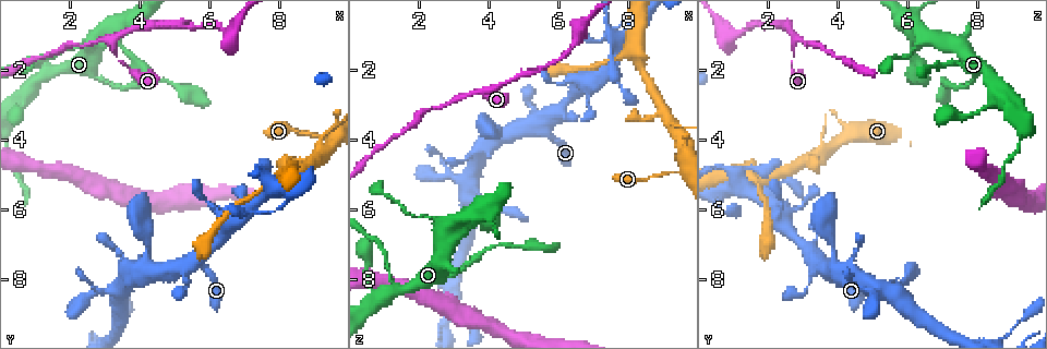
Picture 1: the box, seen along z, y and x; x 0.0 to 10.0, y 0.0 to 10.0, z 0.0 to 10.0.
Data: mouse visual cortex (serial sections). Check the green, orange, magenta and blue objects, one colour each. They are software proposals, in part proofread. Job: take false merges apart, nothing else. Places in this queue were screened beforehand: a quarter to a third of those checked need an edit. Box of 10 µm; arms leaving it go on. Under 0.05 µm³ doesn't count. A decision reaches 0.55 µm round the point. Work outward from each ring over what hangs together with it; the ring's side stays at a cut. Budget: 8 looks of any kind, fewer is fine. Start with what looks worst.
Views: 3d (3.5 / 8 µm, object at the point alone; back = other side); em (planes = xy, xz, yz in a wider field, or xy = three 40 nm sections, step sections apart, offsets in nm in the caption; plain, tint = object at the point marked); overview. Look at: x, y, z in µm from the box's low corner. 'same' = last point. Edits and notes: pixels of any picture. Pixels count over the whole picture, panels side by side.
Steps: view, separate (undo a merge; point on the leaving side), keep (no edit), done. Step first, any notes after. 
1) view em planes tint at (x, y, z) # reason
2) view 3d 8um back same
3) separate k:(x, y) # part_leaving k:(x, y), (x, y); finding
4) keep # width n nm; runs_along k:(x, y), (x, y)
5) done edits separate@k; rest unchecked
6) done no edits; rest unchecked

view 3d 8um at (3.25, 1.25, 2.70) # three arms meet

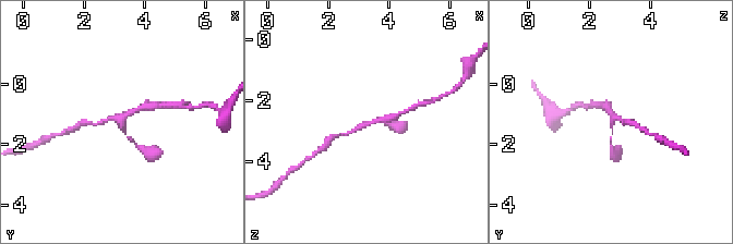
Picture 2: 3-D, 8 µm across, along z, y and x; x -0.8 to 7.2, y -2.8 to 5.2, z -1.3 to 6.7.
view em xy step 5 tint same # arms 3; arm_widths 100, 150, 200 nm; now the EM

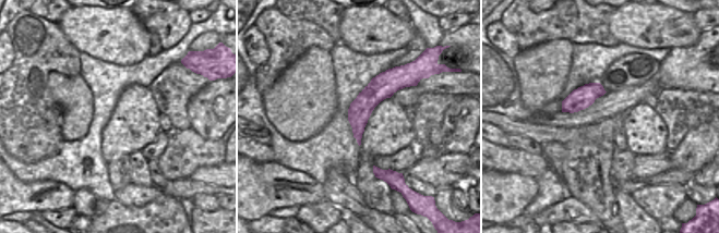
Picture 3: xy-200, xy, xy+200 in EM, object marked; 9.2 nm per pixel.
keep # runs_along 3:(405, 82), (359, 111), (358, 136); one cell here

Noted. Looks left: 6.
view 3d 3.5um at (9.35, 3.90, 3.50) # small branch off a trunk

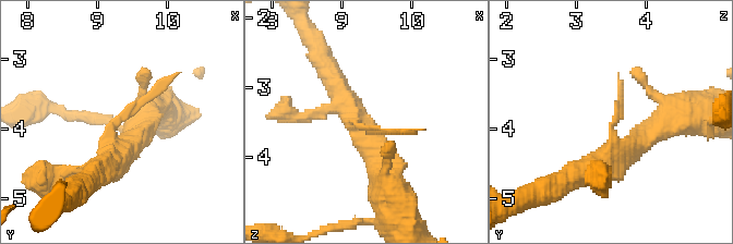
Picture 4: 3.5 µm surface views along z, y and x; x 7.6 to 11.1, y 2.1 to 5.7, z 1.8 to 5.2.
view em xy step 1 tint at (9.30, 3.90, 3.60) # arms 3; arm_widths 100, 300, 350 nm

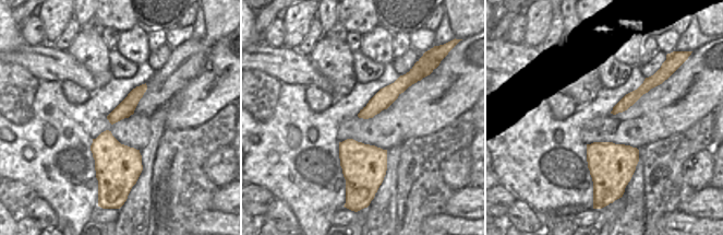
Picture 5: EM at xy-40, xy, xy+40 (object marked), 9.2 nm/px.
keep # runs_along 5:(408, 82), (402, 82), (361, 115); all the same cell

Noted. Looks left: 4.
view 3d 3.5um at (2.50, 1.25, 6.30) # thin arm on a thick one

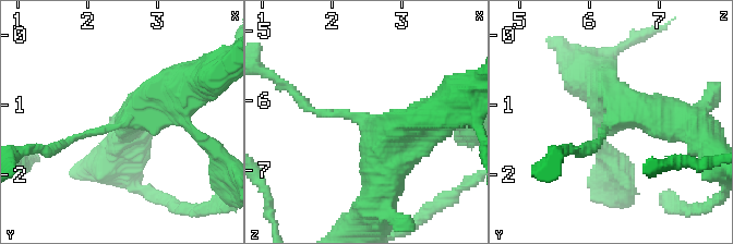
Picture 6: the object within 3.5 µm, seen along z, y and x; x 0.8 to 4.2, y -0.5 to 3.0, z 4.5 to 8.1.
view em xy step 2 tint at (2.50, 1.25, 6.25) # arms 3; arm_widths 100, 500, 500 nm

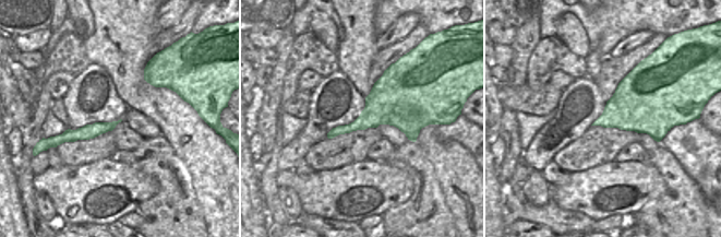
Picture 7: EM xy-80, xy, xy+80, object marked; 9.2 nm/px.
keep # runs_along 6:(381, 183), (381, 133), (303, 102); all the same cell

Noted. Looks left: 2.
done no edits; rest unchecked

